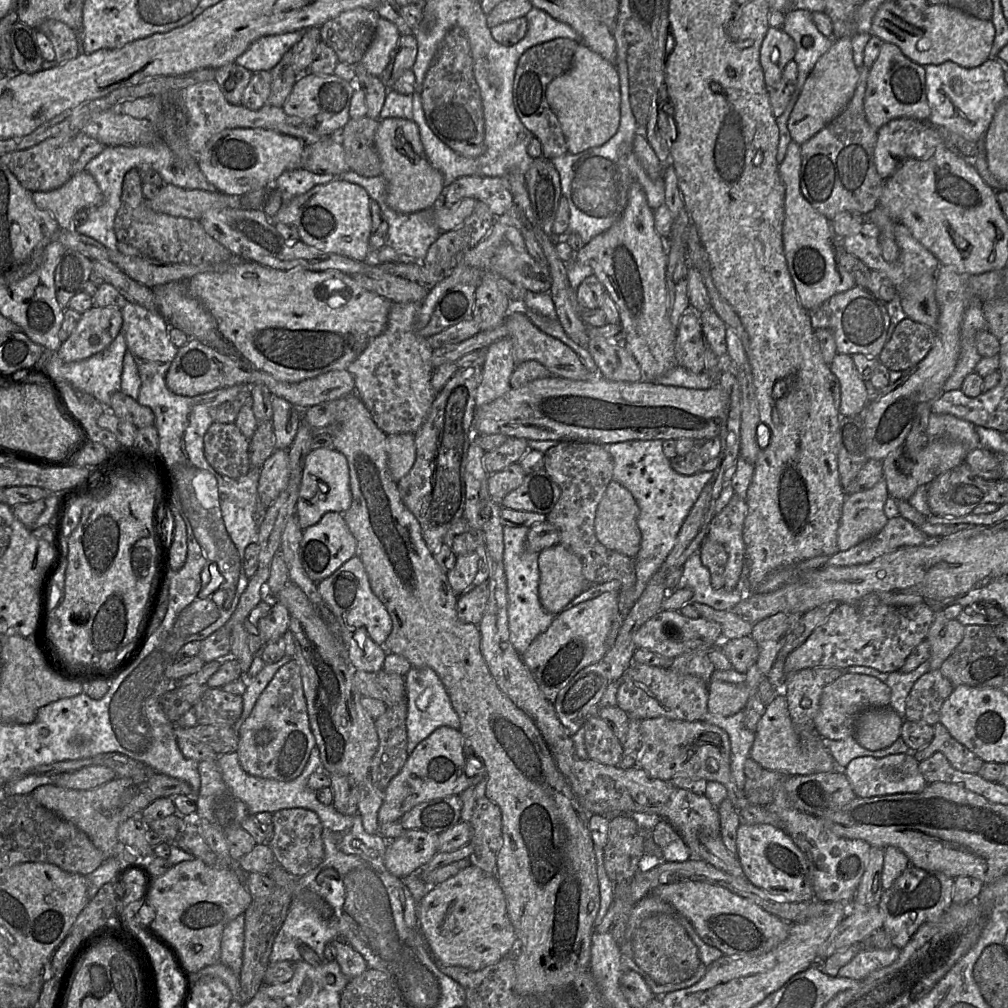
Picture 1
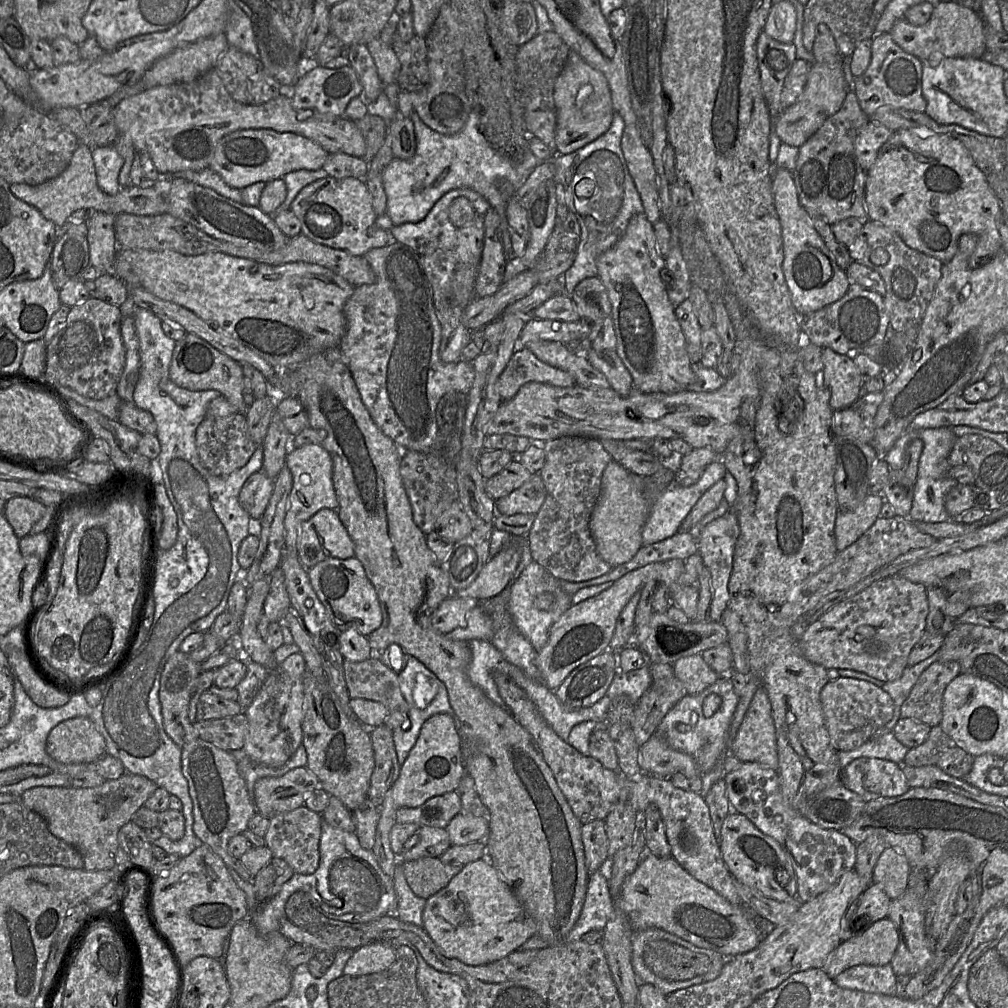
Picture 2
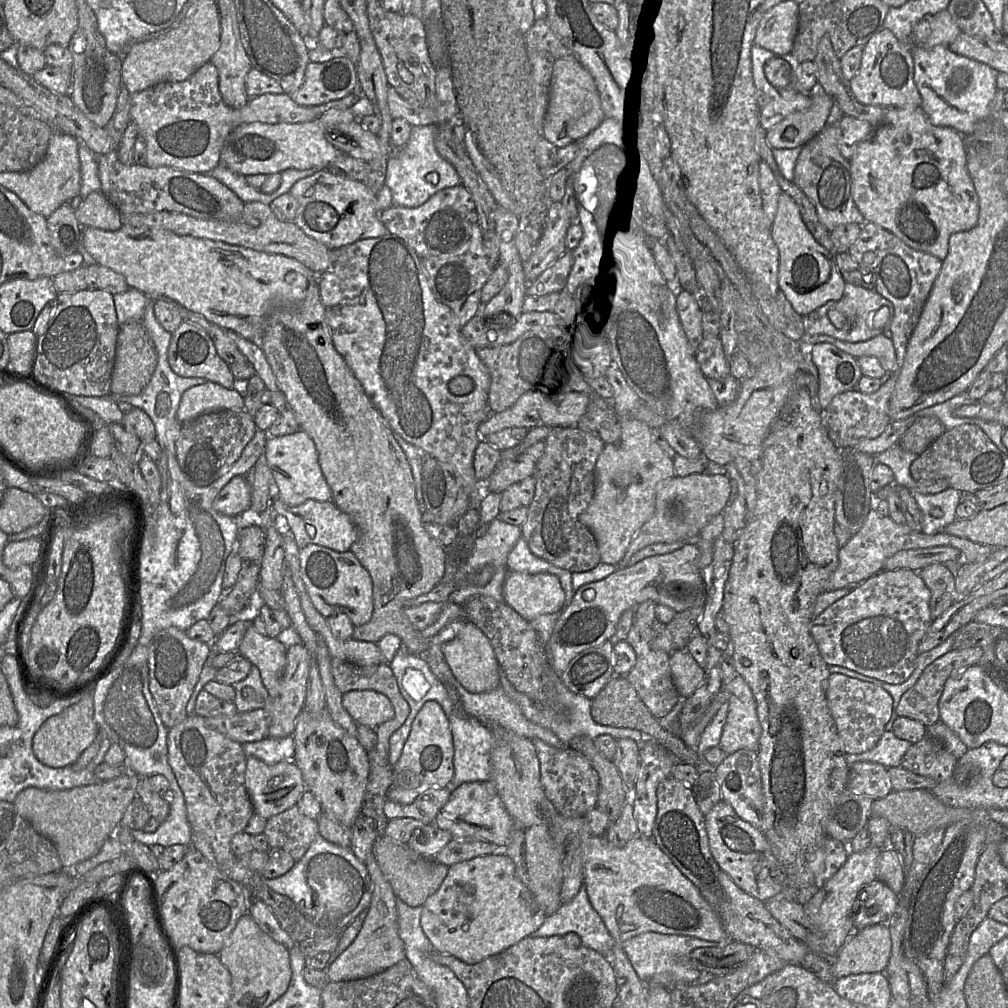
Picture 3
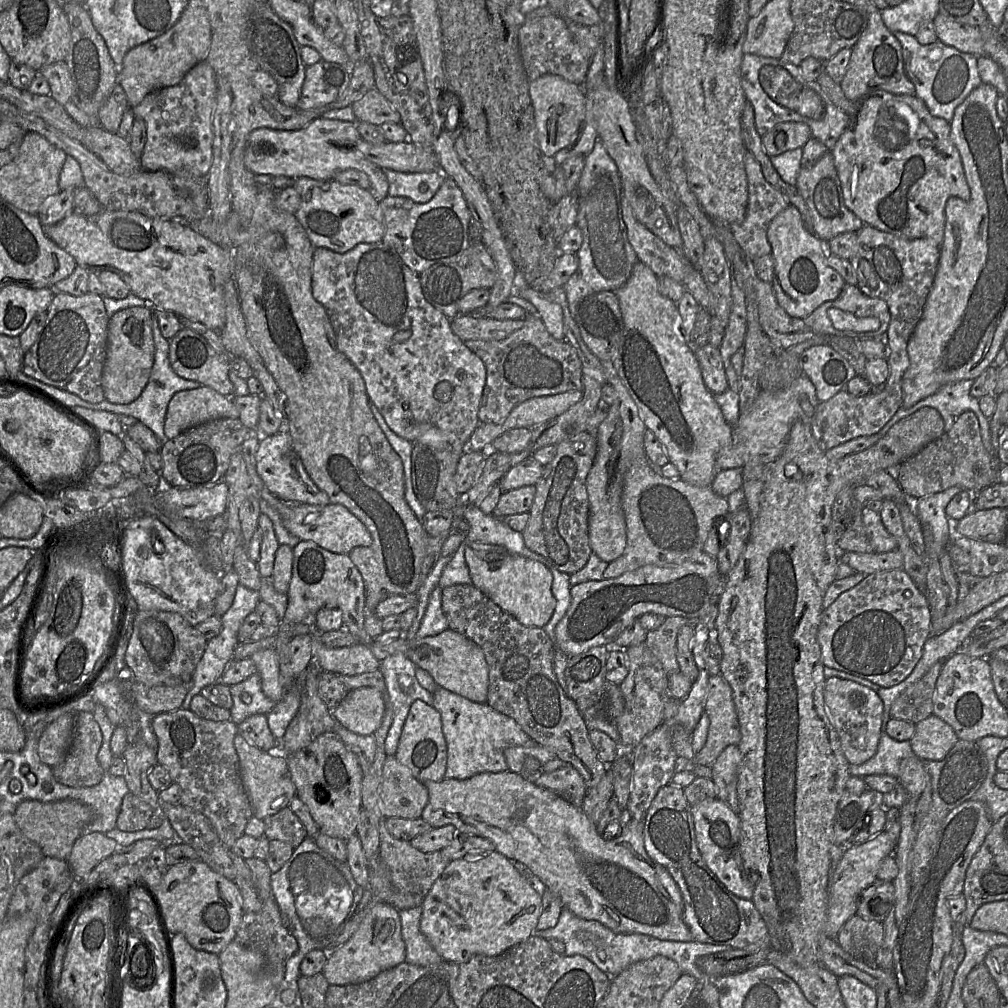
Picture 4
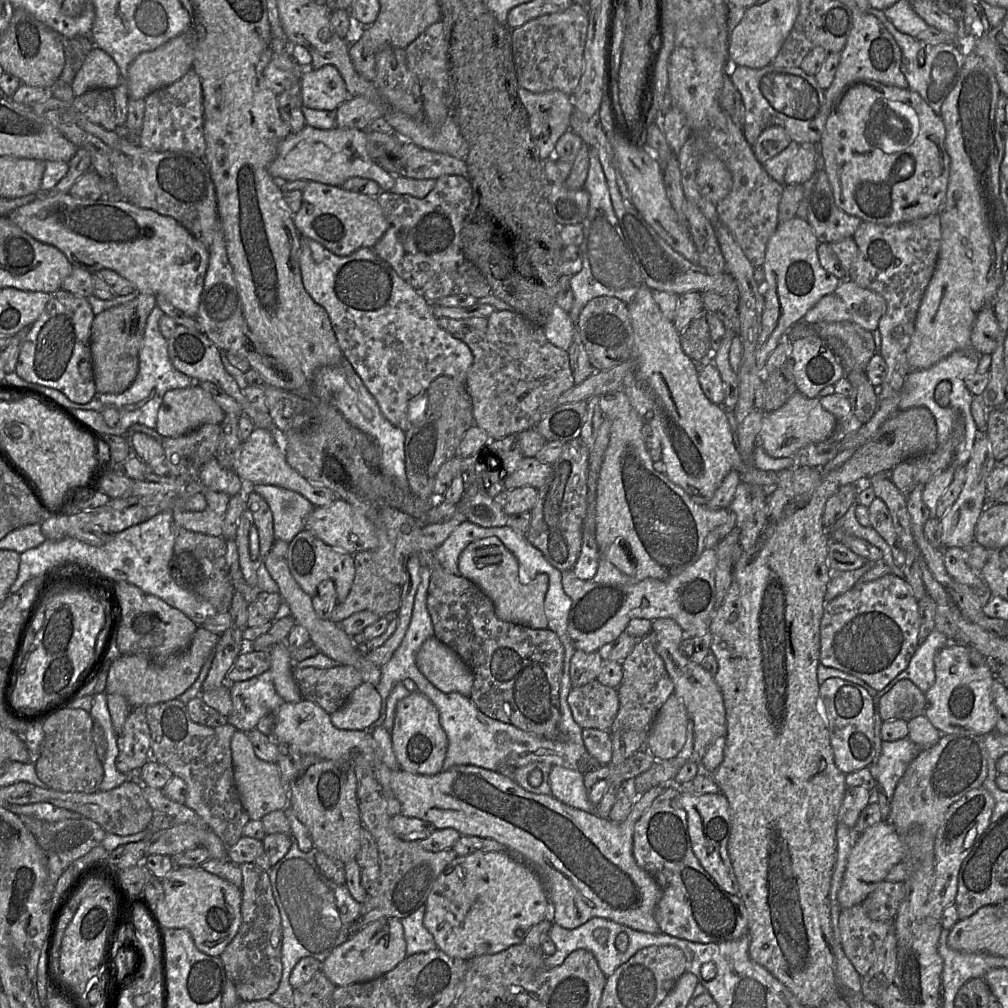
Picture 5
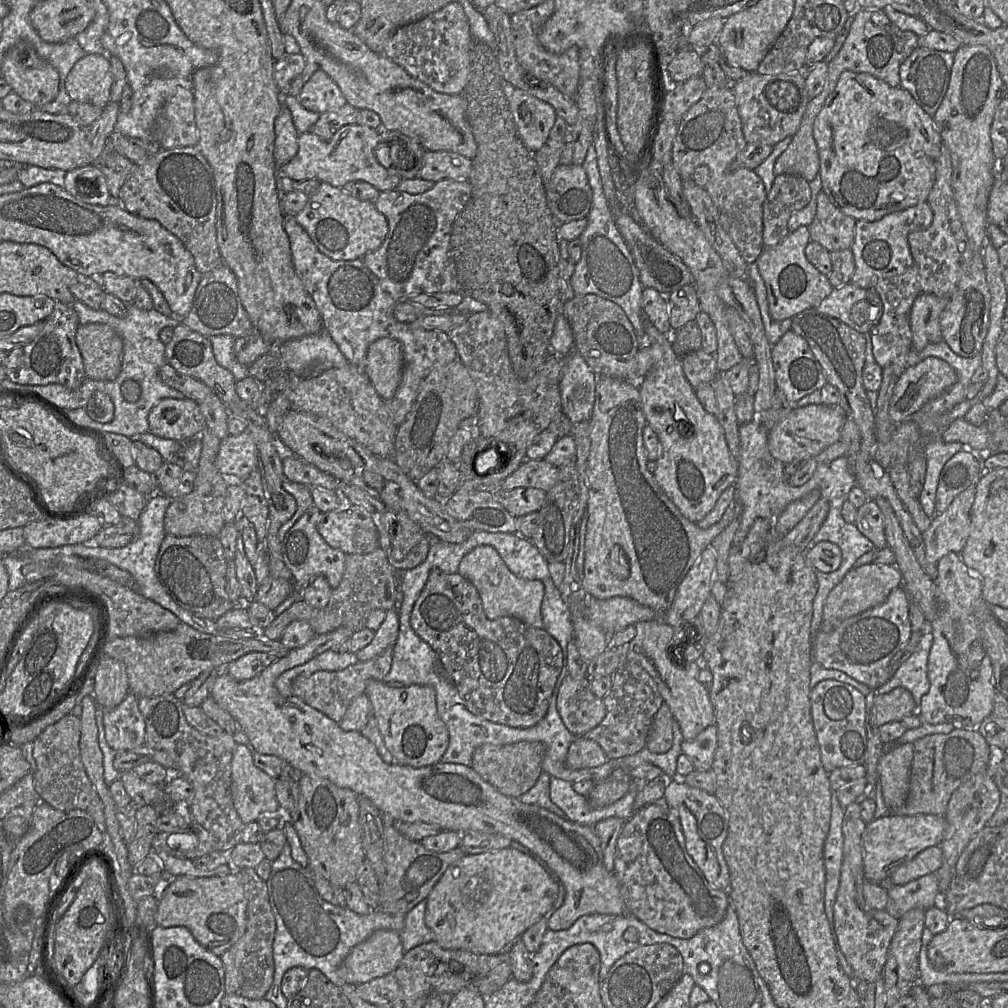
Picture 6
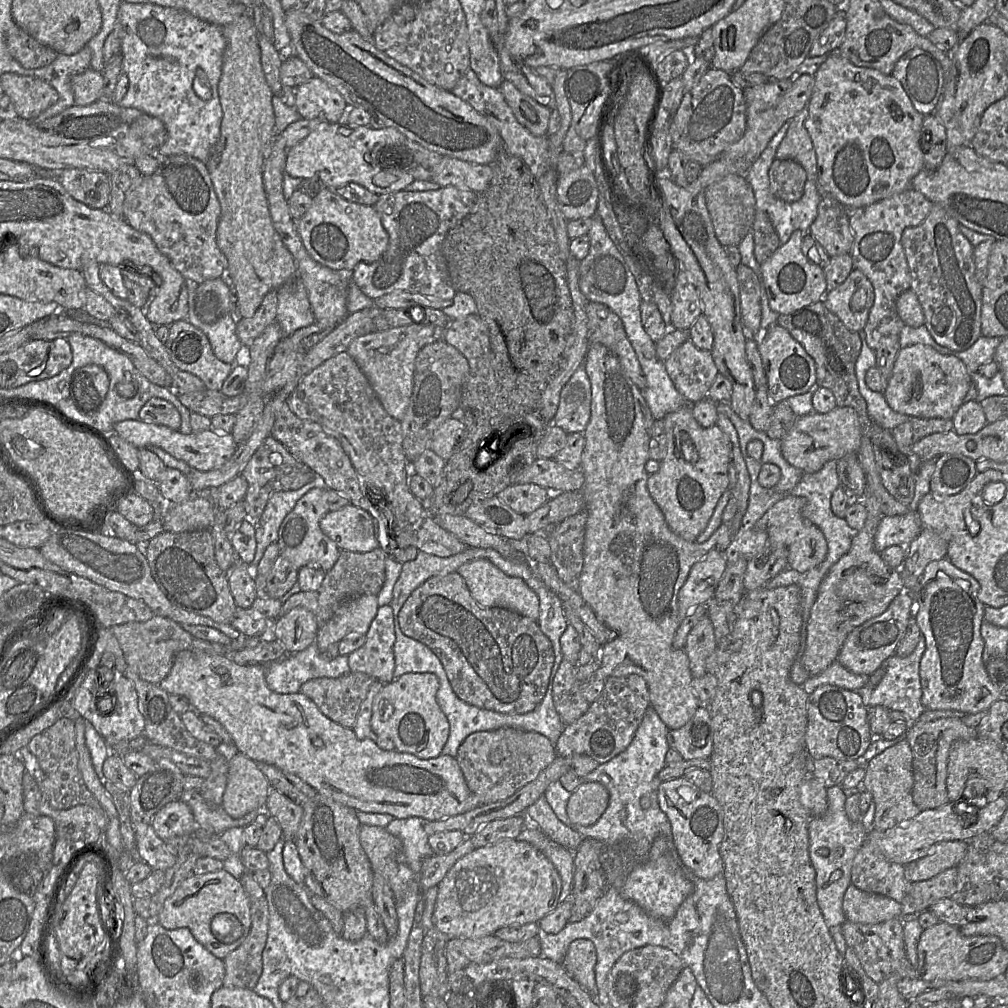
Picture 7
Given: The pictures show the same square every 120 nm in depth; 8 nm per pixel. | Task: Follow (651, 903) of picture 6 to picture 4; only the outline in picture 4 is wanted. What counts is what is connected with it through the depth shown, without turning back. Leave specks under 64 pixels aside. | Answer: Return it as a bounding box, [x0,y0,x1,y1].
[643,783,769,948]

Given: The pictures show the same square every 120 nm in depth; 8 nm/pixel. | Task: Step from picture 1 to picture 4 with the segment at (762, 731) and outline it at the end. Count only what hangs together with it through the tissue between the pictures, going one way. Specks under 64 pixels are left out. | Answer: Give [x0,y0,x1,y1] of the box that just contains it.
[677,675,741,771]

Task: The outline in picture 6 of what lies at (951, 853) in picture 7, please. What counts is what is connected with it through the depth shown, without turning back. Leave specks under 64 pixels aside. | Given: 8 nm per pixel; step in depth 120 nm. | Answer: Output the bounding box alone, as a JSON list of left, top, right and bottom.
[890,845,942,885]

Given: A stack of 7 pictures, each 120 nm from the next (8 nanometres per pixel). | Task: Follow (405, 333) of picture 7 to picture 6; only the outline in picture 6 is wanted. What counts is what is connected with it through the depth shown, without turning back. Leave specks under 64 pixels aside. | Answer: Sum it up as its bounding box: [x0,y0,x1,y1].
[364,337,403,401]

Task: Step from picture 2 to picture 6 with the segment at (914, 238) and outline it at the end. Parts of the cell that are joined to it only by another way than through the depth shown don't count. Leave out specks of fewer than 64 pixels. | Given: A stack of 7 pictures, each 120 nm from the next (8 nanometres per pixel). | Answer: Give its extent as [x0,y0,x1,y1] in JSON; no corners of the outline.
[813,71,942,221]

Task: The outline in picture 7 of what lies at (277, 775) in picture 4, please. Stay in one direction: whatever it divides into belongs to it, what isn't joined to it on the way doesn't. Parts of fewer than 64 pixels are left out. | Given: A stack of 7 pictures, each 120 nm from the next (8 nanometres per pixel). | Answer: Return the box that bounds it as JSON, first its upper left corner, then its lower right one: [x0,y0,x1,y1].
[222,753,271,819]

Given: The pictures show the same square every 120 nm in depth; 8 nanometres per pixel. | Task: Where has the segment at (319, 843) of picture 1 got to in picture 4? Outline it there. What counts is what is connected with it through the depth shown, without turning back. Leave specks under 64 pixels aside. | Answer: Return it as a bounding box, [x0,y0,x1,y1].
[263,807,308,849]

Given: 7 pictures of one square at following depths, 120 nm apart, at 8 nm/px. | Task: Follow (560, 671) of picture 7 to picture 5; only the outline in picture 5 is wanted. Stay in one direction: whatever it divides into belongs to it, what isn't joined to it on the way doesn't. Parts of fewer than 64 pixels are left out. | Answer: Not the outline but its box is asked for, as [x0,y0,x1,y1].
[567,680,619,730]

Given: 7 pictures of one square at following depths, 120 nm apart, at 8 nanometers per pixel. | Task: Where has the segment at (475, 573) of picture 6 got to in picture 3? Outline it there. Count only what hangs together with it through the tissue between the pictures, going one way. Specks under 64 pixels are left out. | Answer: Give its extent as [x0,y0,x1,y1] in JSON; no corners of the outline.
[503,569,564,622]

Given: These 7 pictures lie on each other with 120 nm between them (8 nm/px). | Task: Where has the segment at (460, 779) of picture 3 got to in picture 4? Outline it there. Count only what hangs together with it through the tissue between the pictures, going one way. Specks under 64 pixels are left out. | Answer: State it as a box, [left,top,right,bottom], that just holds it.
[432,688,535,779]

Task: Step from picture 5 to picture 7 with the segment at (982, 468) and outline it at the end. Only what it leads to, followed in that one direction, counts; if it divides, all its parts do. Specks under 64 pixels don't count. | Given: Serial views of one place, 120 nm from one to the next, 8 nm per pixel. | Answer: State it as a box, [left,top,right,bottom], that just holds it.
[901,528,948,577]

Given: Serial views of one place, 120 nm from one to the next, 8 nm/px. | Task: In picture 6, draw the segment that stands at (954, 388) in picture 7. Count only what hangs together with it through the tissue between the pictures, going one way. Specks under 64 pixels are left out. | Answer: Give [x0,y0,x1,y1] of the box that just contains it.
[889,357,958,423]

